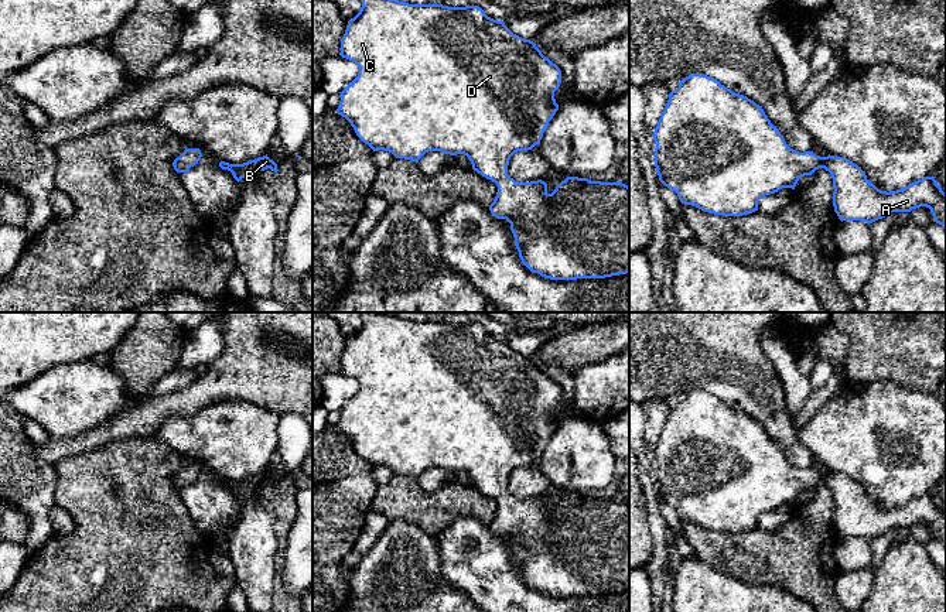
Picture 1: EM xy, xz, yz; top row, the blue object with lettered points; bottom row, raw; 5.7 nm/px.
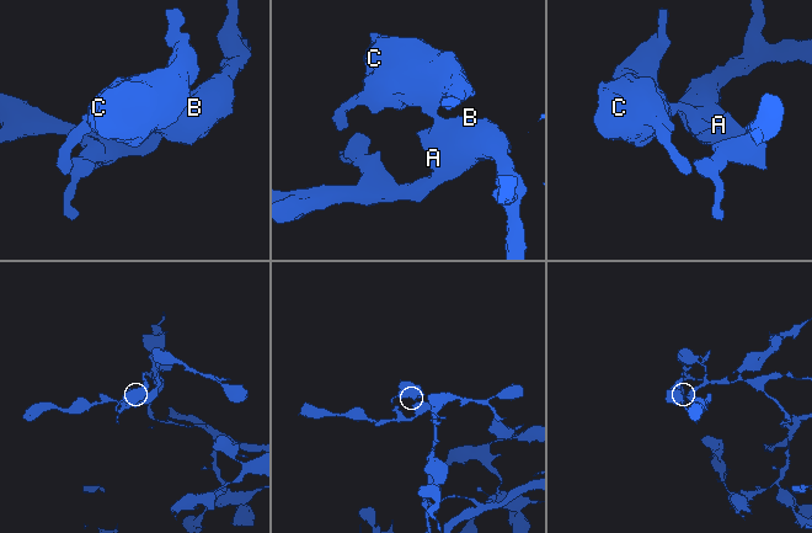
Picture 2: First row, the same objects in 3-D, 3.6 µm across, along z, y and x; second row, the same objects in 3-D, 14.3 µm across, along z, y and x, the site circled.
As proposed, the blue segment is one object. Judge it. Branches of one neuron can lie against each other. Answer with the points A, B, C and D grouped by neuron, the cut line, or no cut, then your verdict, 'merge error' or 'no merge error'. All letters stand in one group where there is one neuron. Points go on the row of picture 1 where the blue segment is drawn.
A B C D; no cut; no merge error

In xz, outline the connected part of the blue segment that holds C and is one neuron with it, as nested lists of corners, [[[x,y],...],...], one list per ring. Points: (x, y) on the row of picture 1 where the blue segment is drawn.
[[[362,0],[359,13],[348,21],[345,34],[341,40],[342,58],[354,61],[358,68],[358,76],[341,92],[339,106],[335,110],[345,117],[354,127],[356,136],[373,151],[383,150],[392,153],[396,158],[404,158],[419,163],[428,151],[441,151],[444,154],[464,154],[472,164],[472,170],[496,184],[498,192],[489,205],[492,216],[506,219],[515,237],[515,246],[522,263],[532,271],[550,280],[577,280],[577,278],[605,278],[629,273],[629,187],[617,182],[591,181],[588,178],[567,177],[557,184],[549,194],[547,184],[542,180],[530,182],[518,182],[508,175],[510,157],[518,151],[532,150],[540,143],[549,122],[559,110],[554,92],[561,83],[561,71],[546,58],[536,44],[513,34],[503,21],[494,20],[478,6],[448,7],[443,4],[409,4],[399,0]]]

